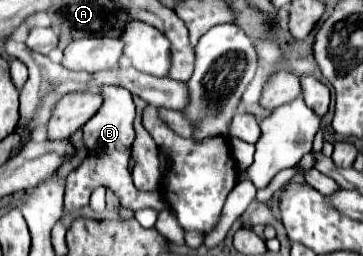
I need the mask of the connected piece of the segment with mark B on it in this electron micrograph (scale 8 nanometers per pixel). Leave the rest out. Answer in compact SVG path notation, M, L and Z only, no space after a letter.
M104 86L104 104L102 108L84 124L84 144L88 150L88 156L80 162L80 166L68 174L66 178L66 198L64 198L64 210L66 212L76 212L88 204L88 196L92 190L98 186L104 186L106 190L114 192L116 198L120 200L122 208L130 210L140 210L140 208L154 208L162 210L162 196L158 192L140 192L132 184L132 176L128 170L130 164L130 144L134 142L134 102L132 94L124 88L116 86Z

